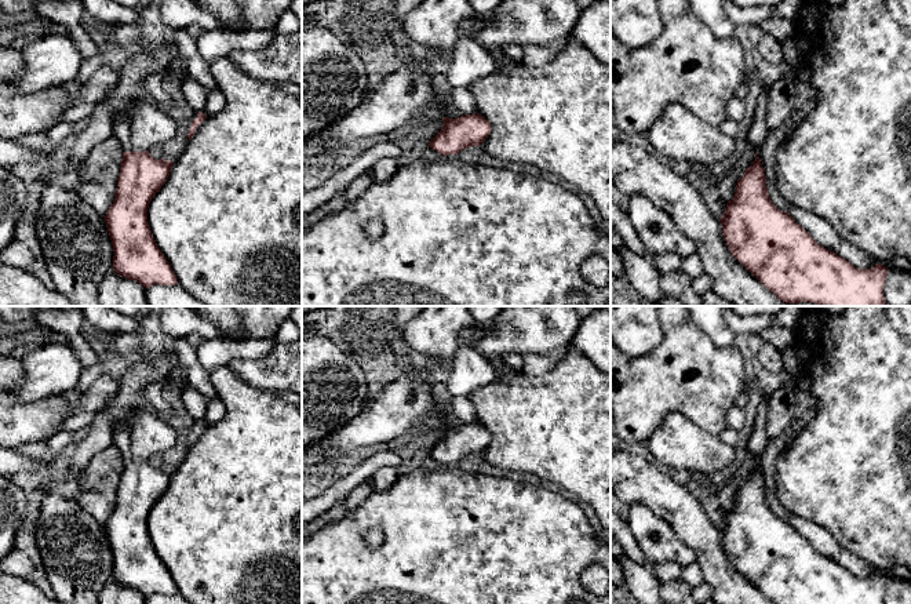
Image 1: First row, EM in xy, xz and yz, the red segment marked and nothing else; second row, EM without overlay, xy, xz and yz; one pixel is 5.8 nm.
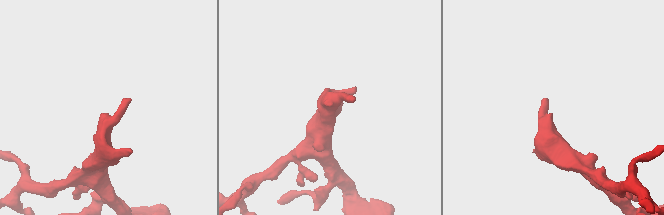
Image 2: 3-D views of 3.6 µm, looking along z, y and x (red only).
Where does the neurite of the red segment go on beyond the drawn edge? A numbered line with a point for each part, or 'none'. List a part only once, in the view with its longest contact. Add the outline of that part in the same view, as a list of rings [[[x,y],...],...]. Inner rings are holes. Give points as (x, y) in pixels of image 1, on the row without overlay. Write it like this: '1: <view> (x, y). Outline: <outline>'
1: xy (141, 435). Outline: [[[142,405],[121,419],[114,427],[113,443],[123,461],[146,461],[161,450],[175,444],[175,432],[160,414],[153,414]]]

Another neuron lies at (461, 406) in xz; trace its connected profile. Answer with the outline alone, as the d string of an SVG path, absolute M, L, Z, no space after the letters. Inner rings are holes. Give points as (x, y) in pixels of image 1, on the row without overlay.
M453 396L451 401L451 411L452 415L459 418L464 423L477 422L474 405L467 396Z

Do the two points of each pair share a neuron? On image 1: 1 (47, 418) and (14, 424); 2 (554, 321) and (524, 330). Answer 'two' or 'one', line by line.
1: one
2: one

